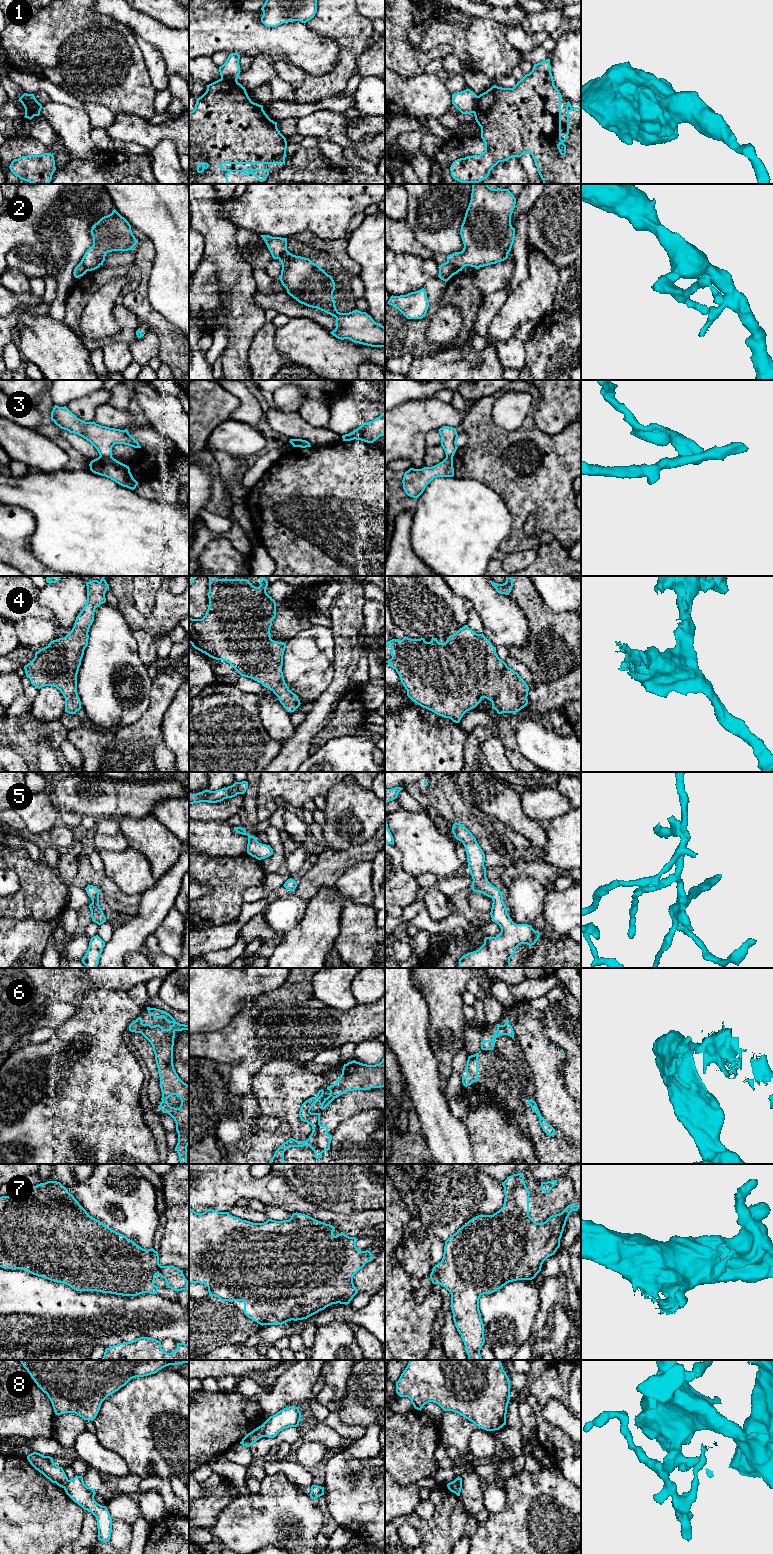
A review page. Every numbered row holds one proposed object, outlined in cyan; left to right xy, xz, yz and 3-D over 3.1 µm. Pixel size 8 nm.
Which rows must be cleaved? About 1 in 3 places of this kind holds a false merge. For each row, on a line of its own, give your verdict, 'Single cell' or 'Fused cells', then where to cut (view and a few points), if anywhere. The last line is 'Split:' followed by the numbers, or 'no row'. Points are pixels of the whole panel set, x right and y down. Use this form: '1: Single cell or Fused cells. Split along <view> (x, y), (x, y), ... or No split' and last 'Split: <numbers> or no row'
1: Fused cells. Split along xy (24, 105), (31, 106), (39, 114)
2: Fused cells. Split along yz (447, 261), (460, 270)
3: Fused cells. Split along xy (100, 455), (111, 457)
4: Single cell. No split
5: Single cell. No split
6: Fused cells. Split along yz (501, 1025), (511, 1036)
7: Single cell. No split
8: Fused cells. Split along xz (260, 1426), (264, 1436)
Split: 1, 2, 3, 6, 8

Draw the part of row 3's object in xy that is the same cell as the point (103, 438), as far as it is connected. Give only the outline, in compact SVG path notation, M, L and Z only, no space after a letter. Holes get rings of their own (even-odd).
M55 405L51 412L51 420L61 429L75 433L89 441L101 457L112 457L112 447L115 444L141 448L127 429L109 428L96 424L94 421L85 422L77 418L66 406Z

